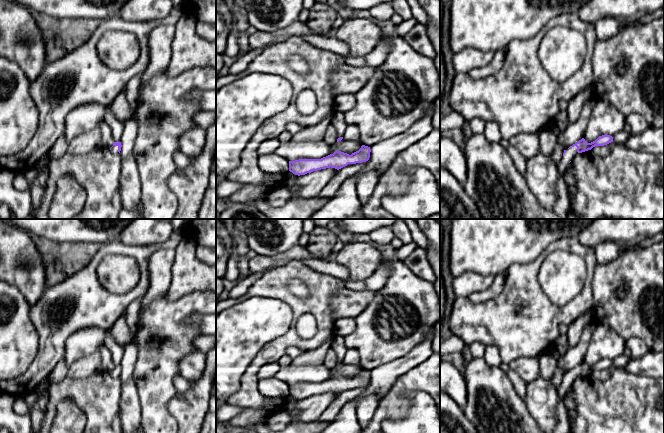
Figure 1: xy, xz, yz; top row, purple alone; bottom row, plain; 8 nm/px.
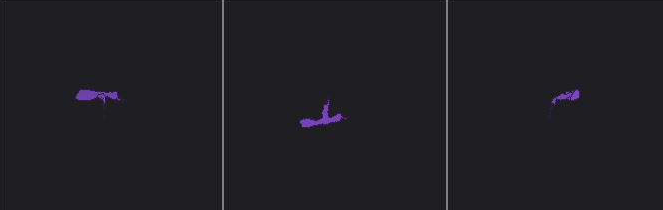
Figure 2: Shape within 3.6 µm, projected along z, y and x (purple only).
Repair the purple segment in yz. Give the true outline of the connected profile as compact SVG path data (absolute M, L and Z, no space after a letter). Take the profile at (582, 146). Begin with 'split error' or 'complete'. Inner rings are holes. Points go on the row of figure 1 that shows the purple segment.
split error; M610 135L599 136L595 141L587 143L584 138L570 146L567 150L564 150L562 160L559 164L559 177L556 182L556 202L554 205L554 213L565 219L571 212L570 200L566 188L566 184L563 179L563 173L566 167L569 165L572 159L578 154L588 150L591 150L595 146L604 146L613 142L613 137Z

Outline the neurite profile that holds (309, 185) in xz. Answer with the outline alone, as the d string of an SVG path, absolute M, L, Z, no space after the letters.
M326 168L318 171L313 171L298 177L297 183L288 188L290 199L294 198L311 198L322 191L322 189L337 176L338 170L335 168Z

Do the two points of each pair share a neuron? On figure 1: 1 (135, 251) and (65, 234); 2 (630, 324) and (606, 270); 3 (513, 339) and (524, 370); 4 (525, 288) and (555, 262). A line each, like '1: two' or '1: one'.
1: two
2: one
3: two
4: two

